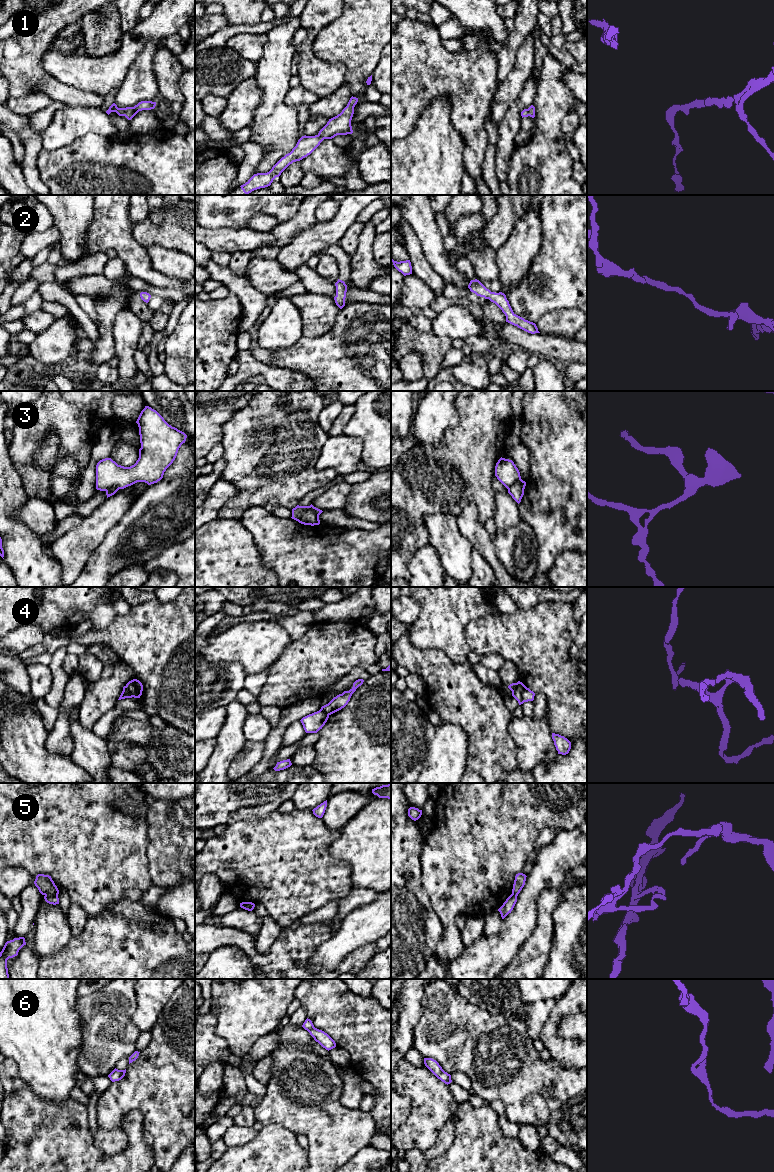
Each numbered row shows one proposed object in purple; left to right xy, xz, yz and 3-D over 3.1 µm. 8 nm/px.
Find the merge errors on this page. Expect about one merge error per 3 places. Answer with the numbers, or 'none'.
3, 4, 5

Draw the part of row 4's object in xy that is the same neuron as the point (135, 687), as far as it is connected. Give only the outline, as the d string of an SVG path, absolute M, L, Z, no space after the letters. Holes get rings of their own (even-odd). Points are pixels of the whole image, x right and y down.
M133 679L133 680L129 681L126 684L126 688L129 690L130 694L134 698L140 698L140 696L142 695L143 685L137 679Z

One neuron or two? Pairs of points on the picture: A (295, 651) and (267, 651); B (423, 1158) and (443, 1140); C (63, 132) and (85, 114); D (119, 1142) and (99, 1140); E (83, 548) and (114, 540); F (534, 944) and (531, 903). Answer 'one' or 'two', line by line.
A: two
B: one
C: one
D: one
E: two
F: two

